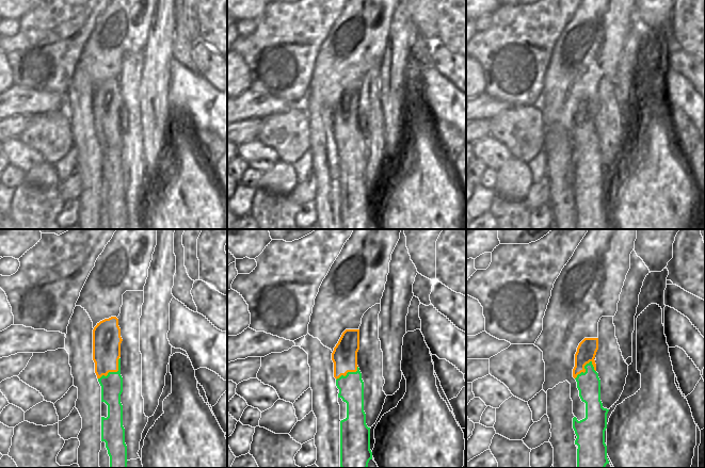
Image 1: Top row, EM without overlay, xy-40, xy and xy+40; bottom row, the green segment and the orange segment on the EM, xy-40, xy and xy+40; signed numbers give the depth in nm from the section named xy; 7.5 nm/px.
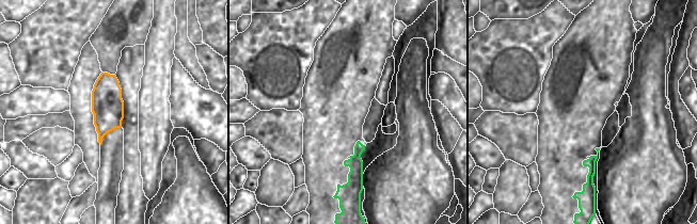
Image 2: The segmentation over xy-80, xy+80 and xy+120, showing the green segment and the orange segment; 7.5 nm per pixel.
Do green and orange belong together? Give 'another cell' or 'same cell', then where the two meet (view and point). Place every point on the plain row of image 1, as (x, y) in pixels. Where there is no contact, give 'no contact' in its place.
same cell; contact xy+40 (586, 132)

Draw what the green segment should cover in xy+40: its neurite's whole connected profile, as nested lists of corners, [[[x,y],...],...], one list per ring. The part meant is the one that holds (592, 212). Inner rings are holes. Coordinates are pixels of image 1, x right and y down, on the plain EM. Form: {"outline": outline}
{"outline": [[[584,99],[578,107],[575,115],[575,128],[573,139],[577,143],[579,158],[586,164],[586,179],[578,182],[573,179],[573,190],[577,197],[575,206],[577,210],[577,229],[605,229],[607,220],[607,207],[605,205],[605,192],[607,190],[607,175],[609,171],[603,168],[600,162],[600,141],[596,133],[595,116],[598,111],[598,99]]]}

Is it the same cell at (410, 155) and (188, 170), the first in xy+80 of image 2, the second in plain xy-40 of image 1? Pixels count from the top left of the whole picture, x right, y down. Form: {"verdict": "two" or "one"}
{"verdict": "one"}

